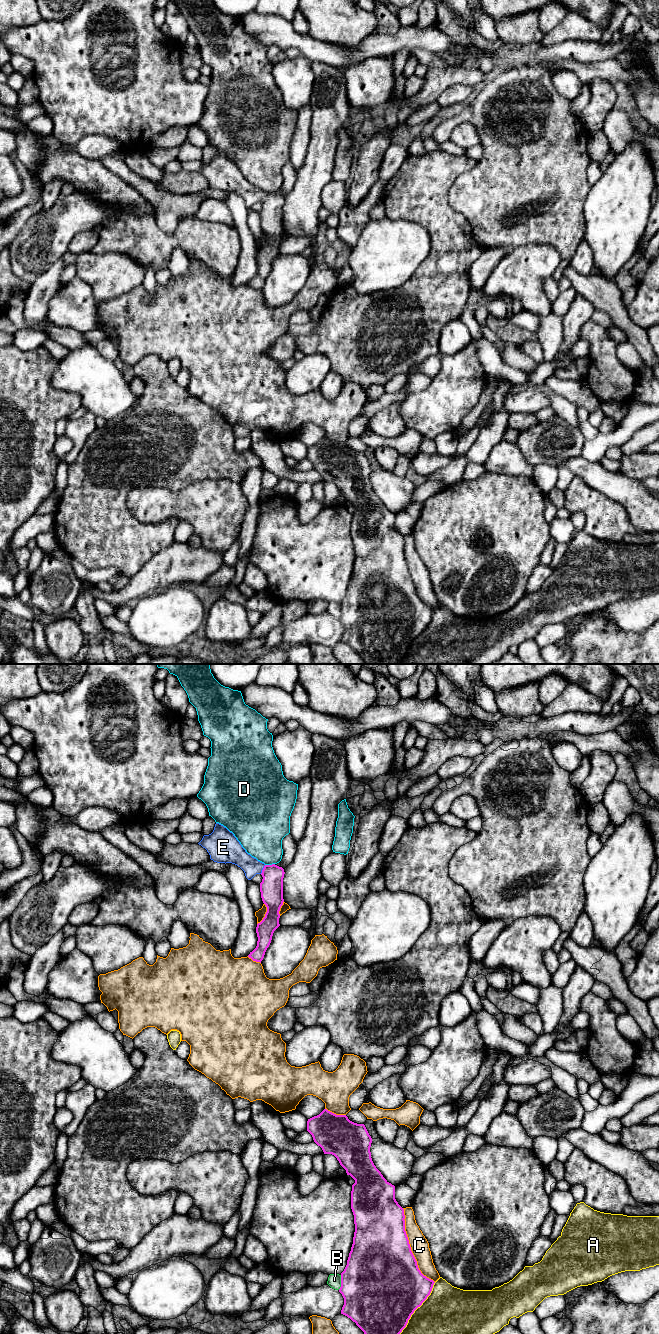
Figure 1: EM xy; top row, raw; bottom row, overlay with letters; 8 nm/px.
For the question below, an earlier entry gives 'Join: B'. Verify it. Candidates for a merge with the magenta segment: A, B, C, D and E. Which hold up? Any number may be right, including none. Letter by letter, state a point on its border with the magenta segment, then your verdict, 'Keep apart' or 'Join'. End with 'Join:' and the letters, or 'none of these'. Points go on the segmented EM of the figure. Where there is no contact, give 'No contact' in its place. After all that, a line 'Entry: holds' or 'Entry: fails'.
A: Touches magenta at xy (417, 1307). Keep apart
B: Touches magenta at xy (341, 1282). Keep apart
C: Touches magenta at xy (410, 1247). Keep apart
D: Touches magenta at xy (269, 865). Keep apart
E: Touches magenta at xy (263, 869). Join
Join: E
Entry: fails

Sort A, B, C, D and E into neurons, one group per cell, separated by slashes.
A / B / C / D / E

